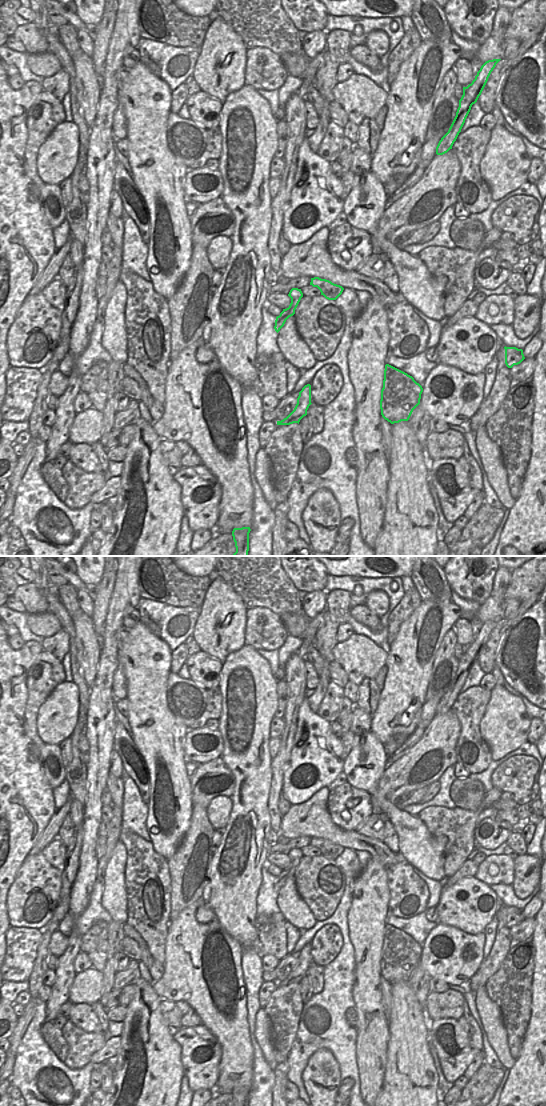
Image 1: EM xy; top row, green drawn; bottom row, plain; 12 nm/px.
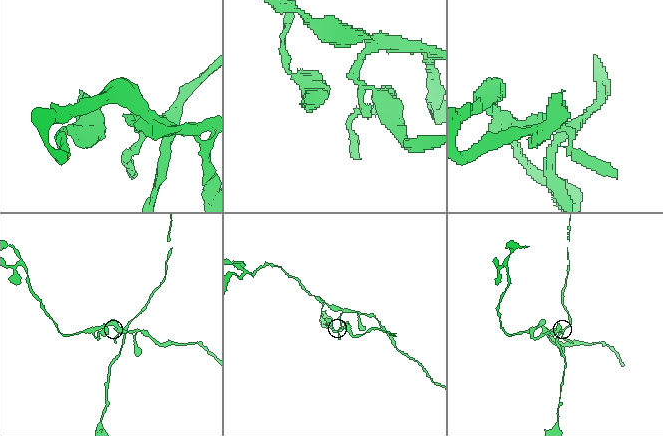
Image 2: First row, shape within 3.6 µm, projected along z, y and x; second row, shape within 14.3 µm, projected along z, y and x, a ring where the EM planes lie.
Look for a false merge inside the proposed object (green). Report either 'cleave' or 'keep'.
cleave

